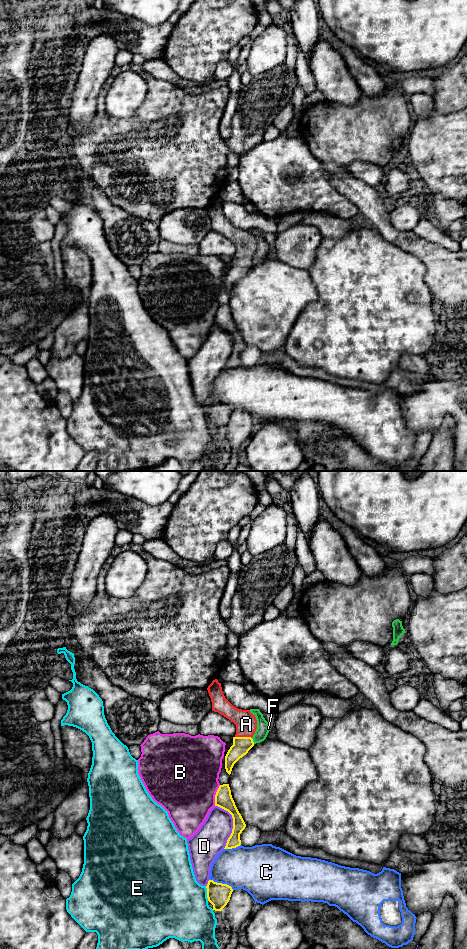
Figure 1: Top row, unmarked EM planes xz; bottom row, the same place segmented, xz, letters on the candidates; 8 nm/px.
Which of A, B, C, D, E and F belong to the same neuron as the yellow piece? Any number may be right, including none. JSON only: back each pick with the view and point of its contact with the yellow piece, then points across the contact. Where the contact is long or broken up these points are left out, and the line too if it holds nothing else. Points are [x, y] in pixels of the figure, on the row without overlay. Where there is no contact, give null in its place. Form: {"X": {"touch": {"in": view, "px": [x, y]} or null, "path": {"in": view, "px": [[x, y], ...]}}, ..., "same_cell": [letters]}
{"A": {"touch": {"in": "xz", "px": [243, 257]}}, "same_cell": ["A"]}

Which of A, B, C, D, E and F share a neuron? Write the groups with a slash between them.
A / B / C / D / E / F

